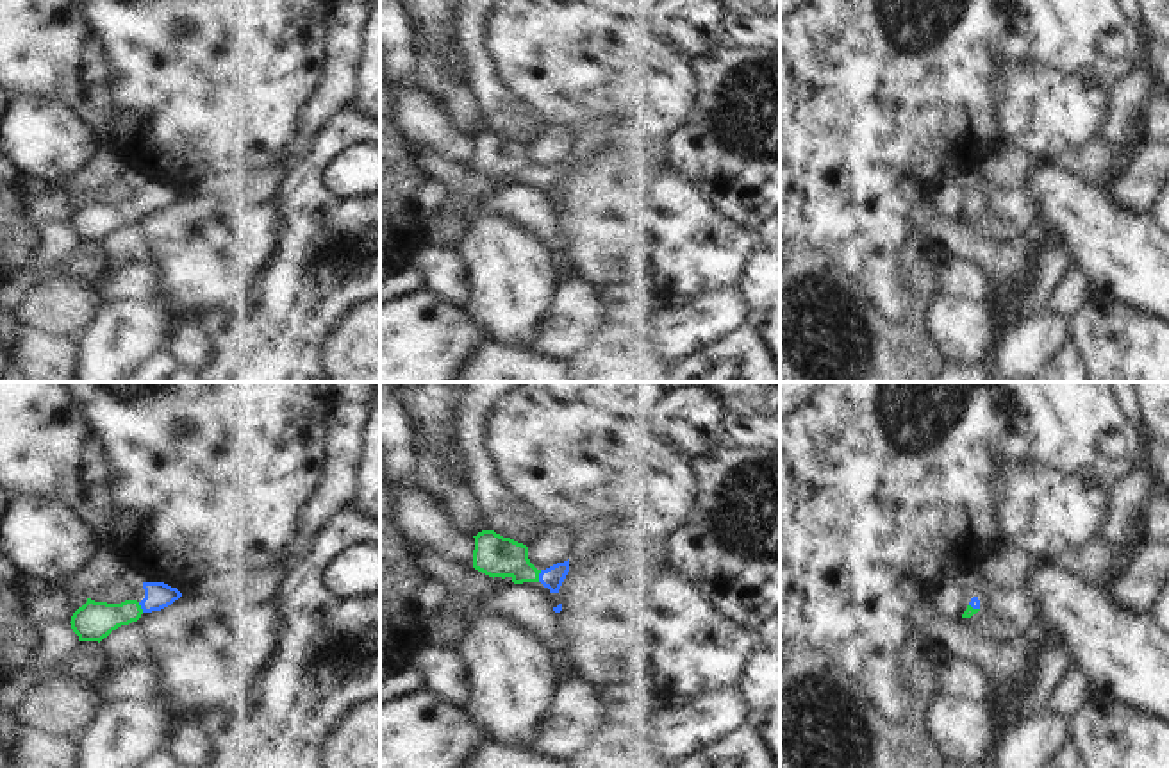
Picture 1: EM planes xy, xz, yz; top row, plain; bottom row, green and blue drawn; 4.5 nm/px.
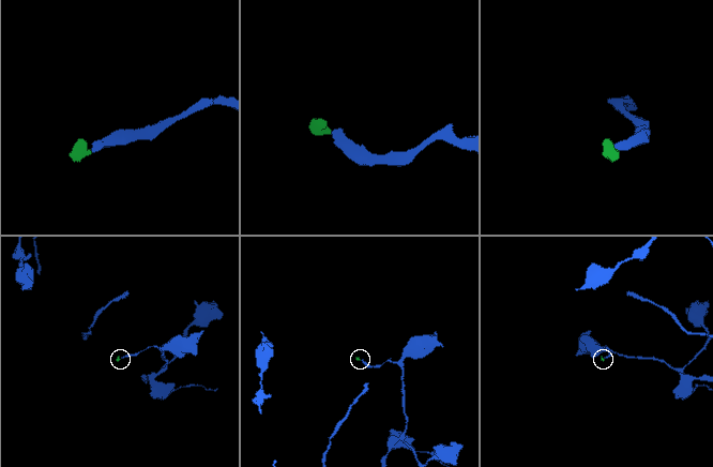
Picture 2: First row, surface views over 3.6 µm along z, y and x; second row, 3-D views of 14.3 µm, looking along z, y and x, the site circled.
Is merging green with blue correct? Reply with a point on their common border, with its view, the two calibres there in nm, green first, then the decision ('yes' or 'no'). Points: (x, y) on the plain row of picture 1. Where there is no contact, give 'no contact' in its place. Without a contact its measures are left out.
meets green in xz at (538, 175); 190 nm thick on the green side, 100 nm on the other; yes

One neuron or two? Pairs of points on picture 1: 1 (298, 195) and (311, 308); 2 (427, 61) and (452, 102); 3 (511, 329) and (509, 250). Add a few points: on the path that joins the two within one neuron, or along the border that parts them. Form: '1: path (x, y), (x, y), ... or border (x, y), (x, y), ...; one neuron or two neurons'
1: path (306, 224), (309, 279); one neuron
2: path (427, 72), (443, 91); one neuron
3: path (509, 309), (509, 270); one neuron

